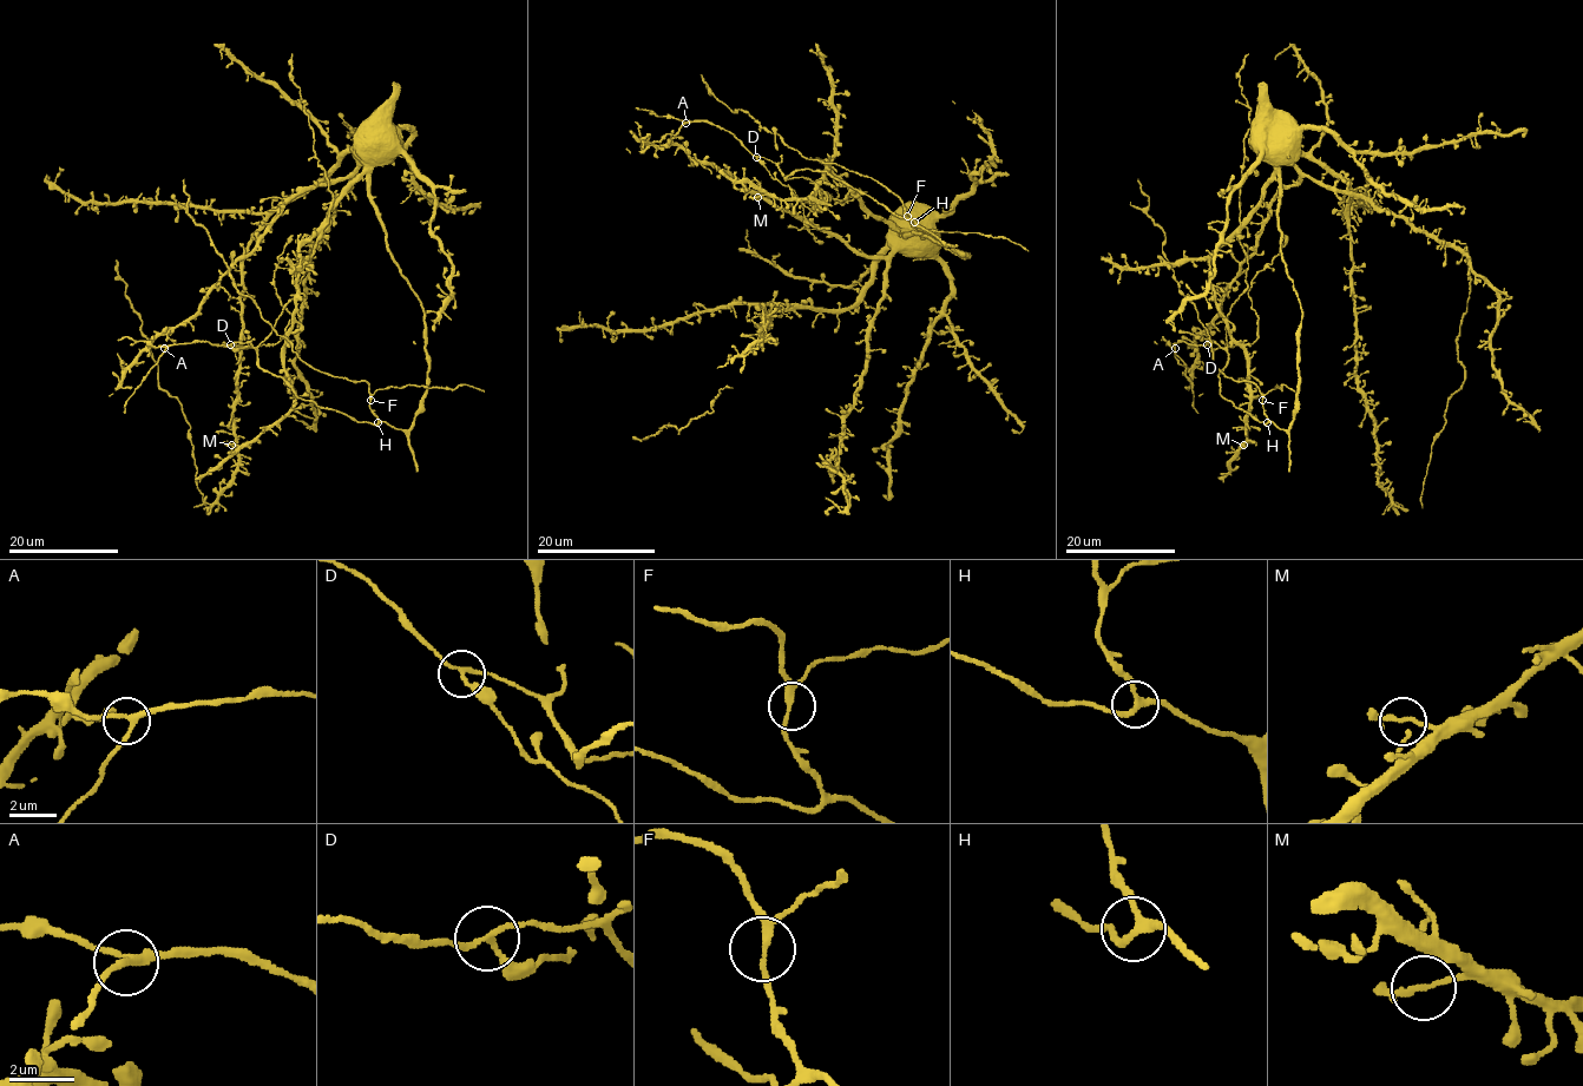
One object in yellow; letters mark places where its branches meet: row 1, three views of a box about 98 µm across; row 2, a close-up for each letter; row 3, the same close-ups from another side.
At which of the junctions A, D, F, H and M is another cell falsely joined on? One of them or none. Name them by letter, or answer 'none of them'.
D

